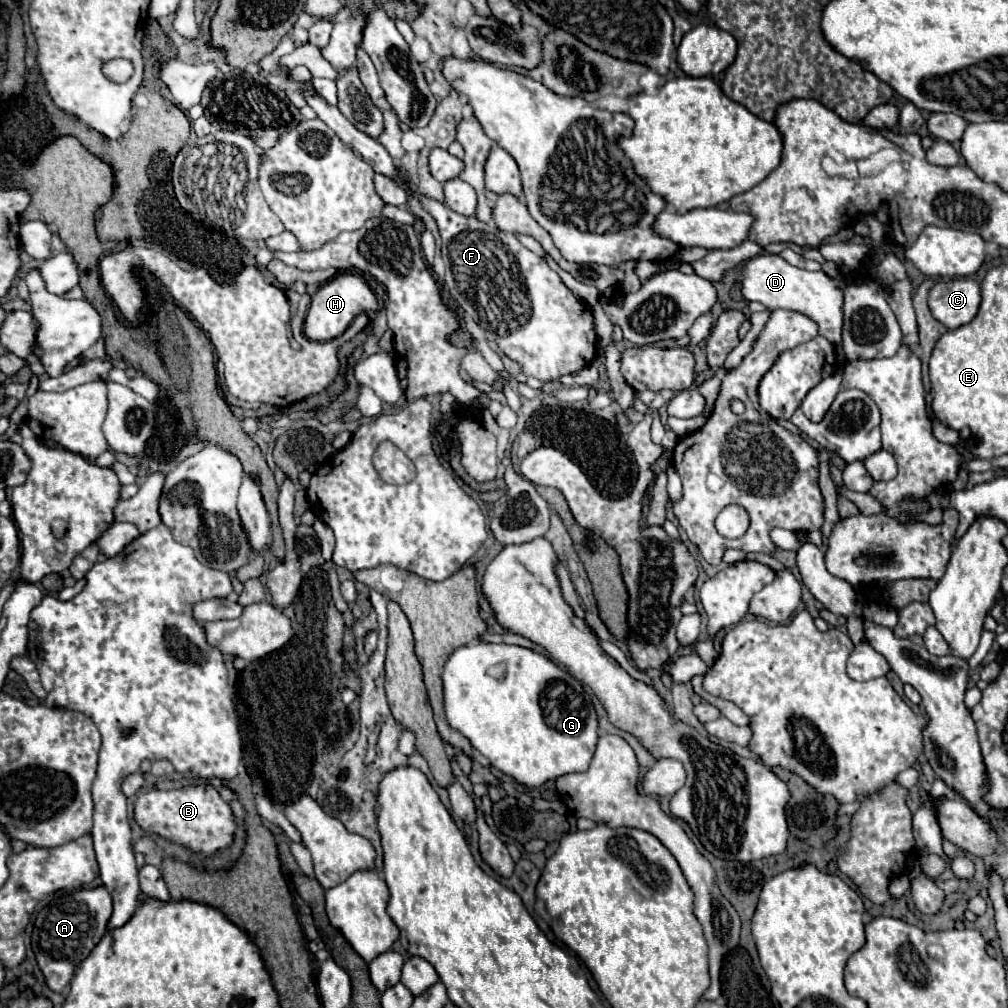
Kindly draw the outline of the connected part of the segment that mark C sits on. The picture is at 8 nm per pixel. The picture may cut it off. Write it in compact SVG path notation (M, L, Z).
M973 279L939 281L929 293L931 313L947 329L957 329L971 323L979 311L979 303L979 283Z

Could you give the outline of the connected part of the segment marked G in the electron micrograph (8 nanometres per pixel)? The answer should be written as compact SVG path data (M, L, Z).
M471 641L447 659L443 669L443 687L447 721L451 727L463 733L495 769L513 777L521 785L539 787L561 775L587 771L595 753L599 727L591 695L583 689L581 681L545 655L517 645Z

